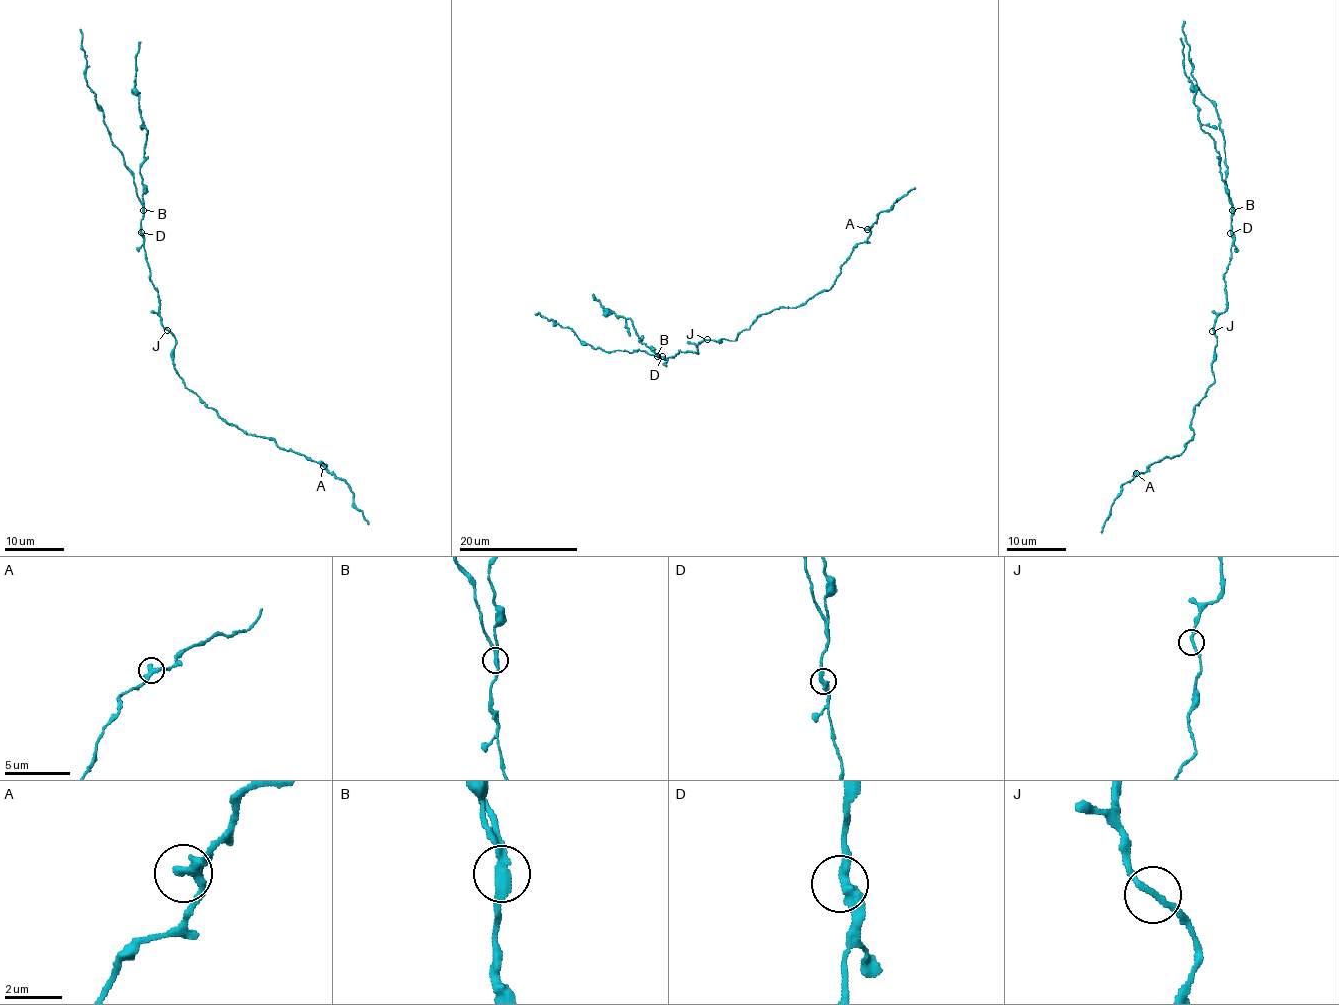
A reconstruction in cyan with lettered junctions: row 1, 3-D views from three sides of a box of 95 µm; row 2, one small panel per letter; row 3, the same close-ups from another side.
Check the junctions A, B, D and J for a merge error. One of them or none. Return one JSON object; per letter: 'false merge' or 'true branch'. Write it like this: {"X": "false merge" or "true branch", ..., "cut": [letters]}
{"A": "true branch", "B": "false merge", "D": "true branch", "J": "true branch", "cut": ["B"]}

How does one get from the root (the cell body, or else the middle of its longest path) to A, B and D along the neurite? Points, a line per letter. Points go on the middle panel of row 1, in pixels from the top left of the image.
A: (706, 340), (733, 341), (762, 314), (795, 308), (828, 290), (851, 250), (866, 240), (867, 229)
B: (706, 340), (700, 341), (698, 352), (679, 351), (668, 358), (657, 355)
D: (706, 340), (700, 341), (698, 352), (679, 351), (668, 358), (662, 356)

